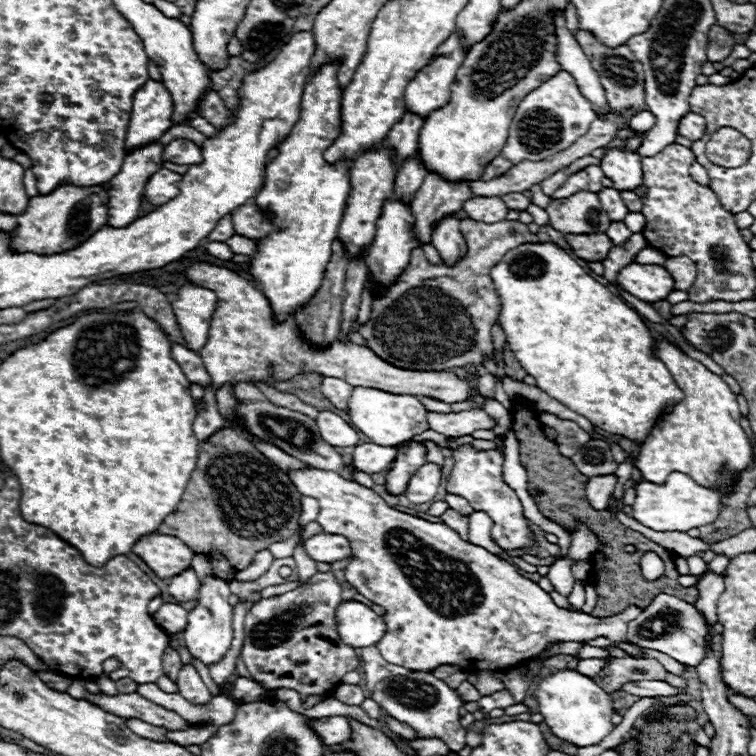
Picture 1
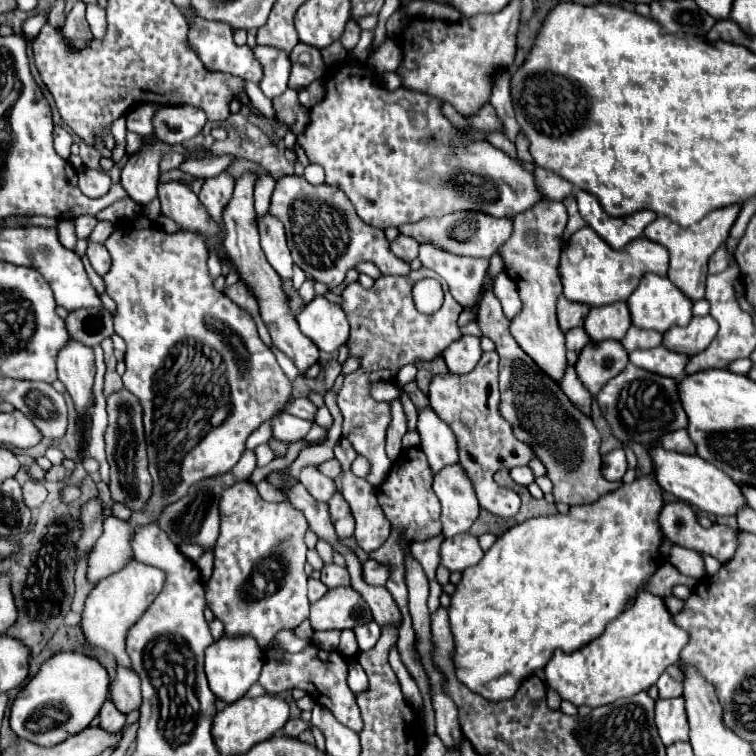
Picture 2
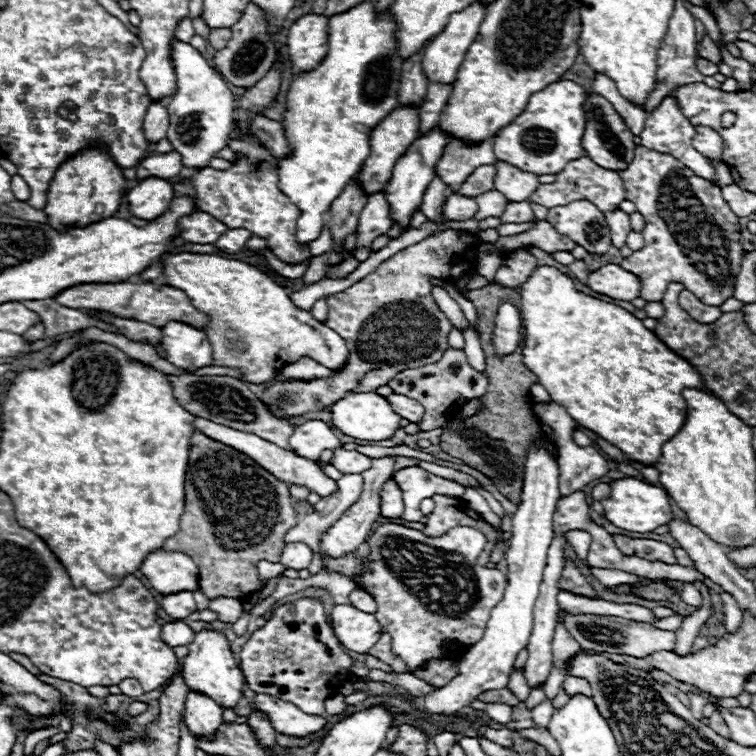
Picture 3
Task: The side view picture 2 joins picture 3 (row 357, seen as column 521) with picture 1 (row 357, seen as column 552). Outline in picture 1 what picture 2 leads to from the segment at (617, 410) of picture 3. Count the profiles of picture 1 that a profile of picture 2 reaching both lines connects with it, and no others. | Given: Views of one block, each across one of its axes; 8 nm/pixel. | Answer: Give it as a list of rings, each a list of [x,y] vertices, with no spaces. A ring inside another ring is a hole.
[[[552,242],[520,244],[506,252],[504,260],[492,268],[490,276],[496,284],[496,292],[500,292],[498,322],[516,360],[536,378],[538,388],[588,418],[594,426],[642,444],[654,426],[652,422],[660,418],[668,406],[684,398],[684,392],[676,386],[664,362],[652,356],[650,330],[636,310],[588,276],[560,246]]]

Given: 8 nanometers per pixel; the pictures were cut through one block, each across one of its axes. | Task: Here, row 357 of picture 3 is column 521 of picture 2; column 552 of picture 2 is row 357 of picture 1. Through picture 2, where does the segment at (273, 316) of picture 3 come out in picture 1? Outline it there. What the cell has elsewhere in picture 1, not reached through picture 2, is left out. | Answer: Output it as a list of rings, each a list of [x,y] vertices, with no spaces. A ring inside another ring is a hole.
[[[192,264],[186,270],[186,278],[192,284],[210,288],[216,292],[218,308],[212,316],[208,342],[200,350],[204,366],[212,376],[212,386],[205,389],[203,401],[205,408],[198,412],[194,420],[194,434],[200,442],[208,440],[216,430],[224,428],[226,422],[220,416],[215,392],[226,382],[246,382],[246,380],[288,380],[302,372],[320,372],[324,376],[342,378],[352,386],[364,384],[366,388],[384,388],[384,392],[408,392],[428,398],[436,398],[446,404],[466,402],[480,396],[478,388],[472,388],[468,380],[458,378],[454,372],[426,372],[426,370],[406,370],[380,360],[370,348],[358,344],[342,344],[340,340],[332,342],[332,348],[314,350],[304,340],[300,340],[294,316],[282,324],[272,322],[272,308],[266,296],[250,282],[240,278],[228,268],[212,264]]]

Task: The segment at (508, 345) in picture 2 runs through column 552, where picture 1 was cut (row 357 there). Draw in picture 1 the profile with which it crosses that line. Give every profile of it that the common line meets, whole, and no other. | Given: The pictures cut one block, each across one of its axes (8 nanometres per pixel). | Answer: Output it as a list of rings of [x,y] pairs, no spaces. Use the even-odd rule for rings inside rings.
[[[460,220],[460,232],[462,232],[462,236],[464,236],[464,240],[466,240],[466,244],[468,244],[468,254],[458,262],[458,266],[454,266],[454,268],[448,268],[448,266],[444,266],[444,264],[432,266],[432,264],[428,264],[428,260],[426,260],[422,248],[416,248],[416,250],[412,252],[412,256],[410,256],[408,268],[402,272],[402,276],[396,280],[396,284],[392,284],[392,286],[388,286],[388,288],[380,288],[378,294],[374,296],[370,320],[368,320],[364,326],[358,326],[358,324],[356,324],[356,330],[364,336],[364,340],[368,342],[368,348],[372,348],[372,352],[376,352],[382,360],[386,360],[386,362],[390,362],[390,364],[394,364],[394,366],[398,366],[398,368],[416,368],[416,370],[446,370],[446,368],[448,368],[448,370],[450,370],[450,368],[466,368],[466,366],[470,366],[470,364],[474,364],[474,366],[484,366],[484,358],[482,358],[482,356],[494,358],[494,342],[492,342],[490,328],[494,326],[494,322],[496,322],[496,318],[498,318],[498,314],[500,314],[500,298],[498,298],[498,294],[496,294],[496,290],[494,290],[492,278],[490,278],[490,274],[488,274],[488,272],[490,272],[488,268],[496,266],[496,264],[502,260],[502,256],[504,256],[510,248],[516,248],[516,244],[538,242],[538,236],[532,234],[532,232],[528,230],[528,224],[522,224],[520,220],[502,220],[502,222],[494,222],[494,224],[484,224],[484,222],[476,222],[476,220]]]

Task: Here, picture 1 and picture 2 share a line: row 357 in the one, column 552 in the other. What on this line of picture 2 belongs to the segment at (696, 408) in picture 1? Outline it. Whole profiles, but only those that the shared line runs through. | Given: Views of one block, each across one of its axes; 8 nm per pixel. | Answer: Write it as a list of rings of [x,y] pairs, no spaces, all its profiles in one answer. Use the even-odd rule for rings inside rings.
[[[642,592],[632,608],[606,626],[600,638],[570,654],[556,650],[544,668],[546,682],[548,688],[562,696],[562,700],[570,700],[574,706],[586,704],[590,708],[598,708],[654,686],[660,674],[670,664],[678,662],[678,654],[688,640],[690,634],[674,624],[674,616],[666,608],[664,598]]]

